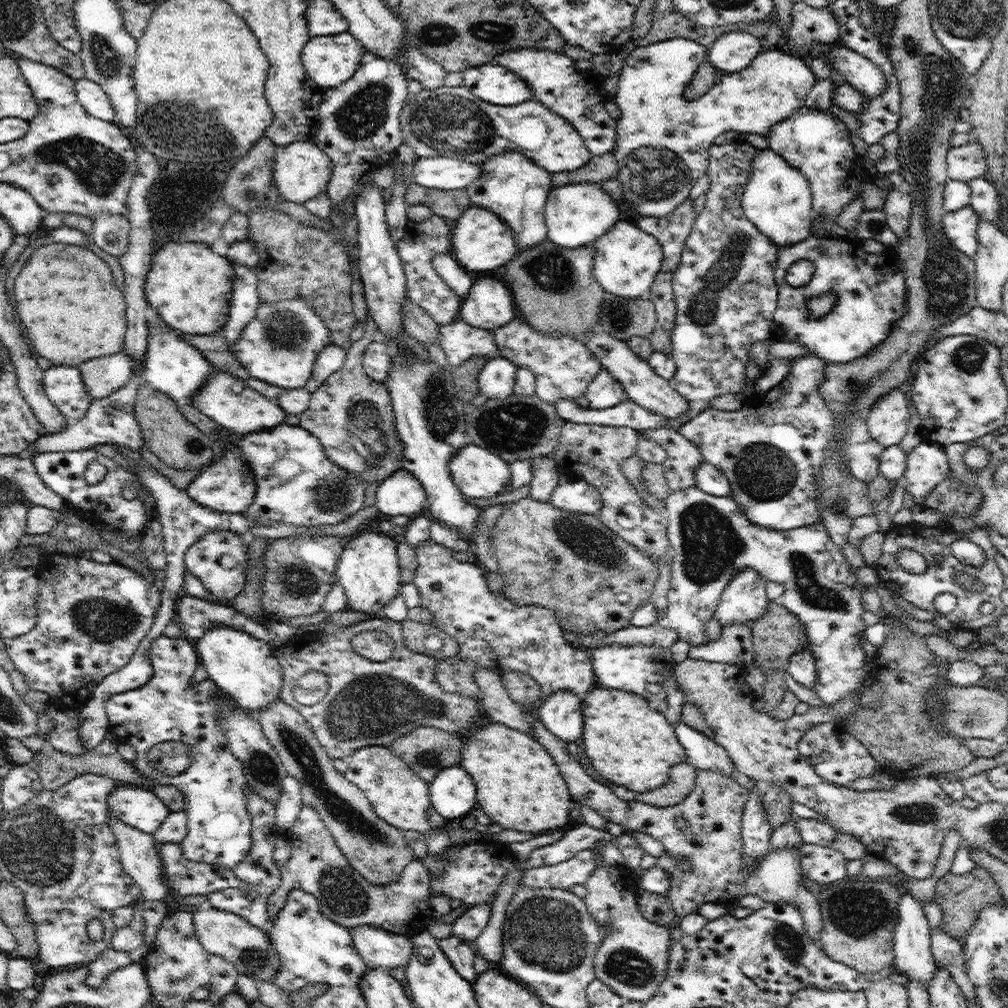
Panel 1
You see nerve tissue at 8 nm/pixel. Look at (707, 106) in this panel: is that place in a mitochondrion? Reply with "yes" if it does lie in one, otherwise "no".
no

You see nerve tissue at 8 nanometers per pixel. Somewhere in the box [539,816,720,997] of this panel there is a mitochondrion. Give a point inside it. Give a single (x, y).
(630, 967)

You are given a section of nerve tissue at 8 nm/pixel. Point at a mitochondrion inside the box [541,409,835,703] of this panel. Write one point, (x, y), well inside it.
(711, 545)

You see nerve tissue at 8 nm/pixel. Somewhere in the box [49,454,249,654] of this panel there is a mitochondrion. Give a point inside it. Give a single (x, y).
(107, 620)

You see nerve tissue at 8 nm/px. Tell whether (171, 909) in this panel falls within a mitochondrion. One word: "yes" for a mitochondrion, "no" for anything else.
no

